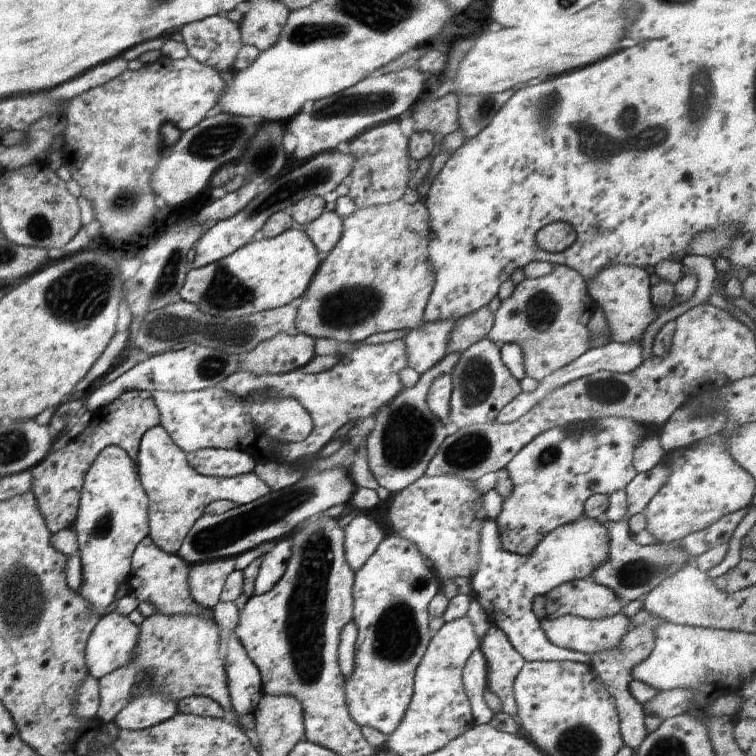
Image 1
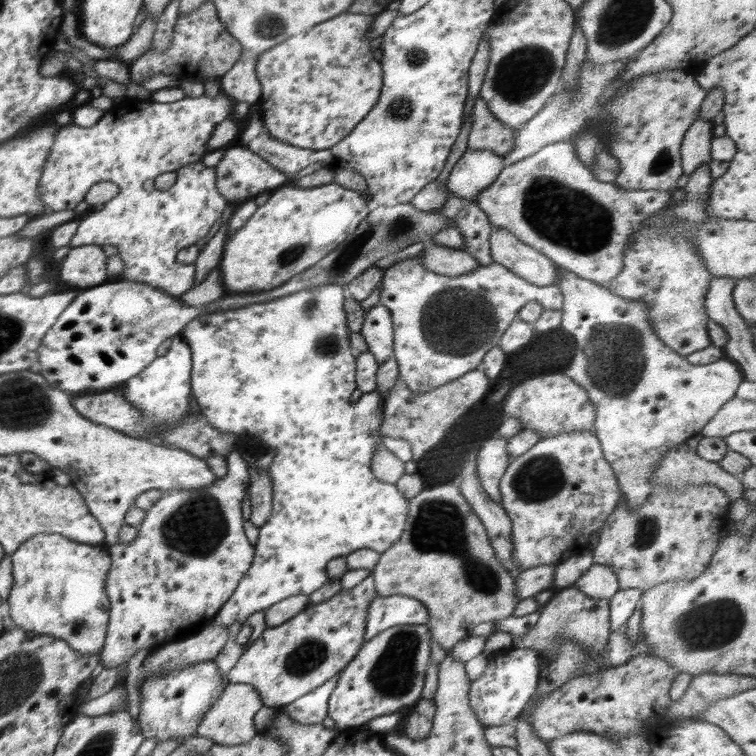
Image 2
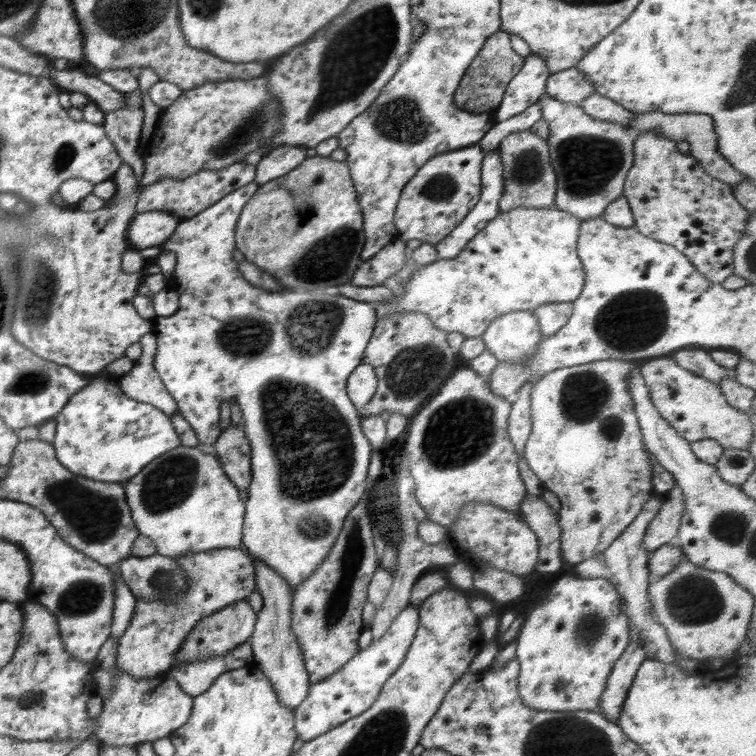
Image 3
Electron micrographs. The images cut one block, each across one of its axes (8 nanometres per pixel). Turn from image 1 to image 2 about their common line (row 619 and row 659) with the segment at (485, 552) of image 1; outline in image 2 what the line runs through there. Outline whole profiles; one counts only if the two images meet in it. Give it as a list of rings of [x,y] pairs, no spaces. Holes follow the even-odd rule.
[[[510,648],[488,660],[486,669],[470,685],[470,706],[485,728],[517,719],[539,684],[539,651],[534,648]]]

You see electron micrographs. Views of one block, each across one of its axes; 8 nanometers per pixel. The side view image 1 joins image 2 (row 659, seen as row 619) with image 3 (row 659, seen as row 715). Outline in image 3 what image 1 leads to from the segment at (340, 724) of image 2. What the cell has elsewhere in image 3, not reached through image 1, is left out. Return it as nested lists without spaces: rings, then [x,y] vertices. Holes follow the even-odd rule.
[[[409,605],[404,608],[388,627],[388,631],[370,643],[364,650],[358,651],[348,663],[322,682],[311,684],[306,698],[293,709],[297,737],[308,742],[322,736],[331,728],[345,723],[366,712],[378,698],[382,686],[402,664],[408,648],[412,644],[419,624],[419,608]]]

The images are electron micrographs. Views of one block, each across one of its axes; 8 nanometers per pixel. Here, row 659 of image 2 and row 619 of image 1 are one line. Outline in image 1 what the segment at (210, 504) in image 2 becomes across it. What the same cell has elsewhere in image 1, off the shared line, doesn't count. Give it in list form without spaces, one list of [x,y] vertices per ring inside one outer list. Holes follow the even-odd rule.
[[[118,612],[102,615],[86,644],[86,666],[94,678],[132,662],[138,644],[138,625]]]

